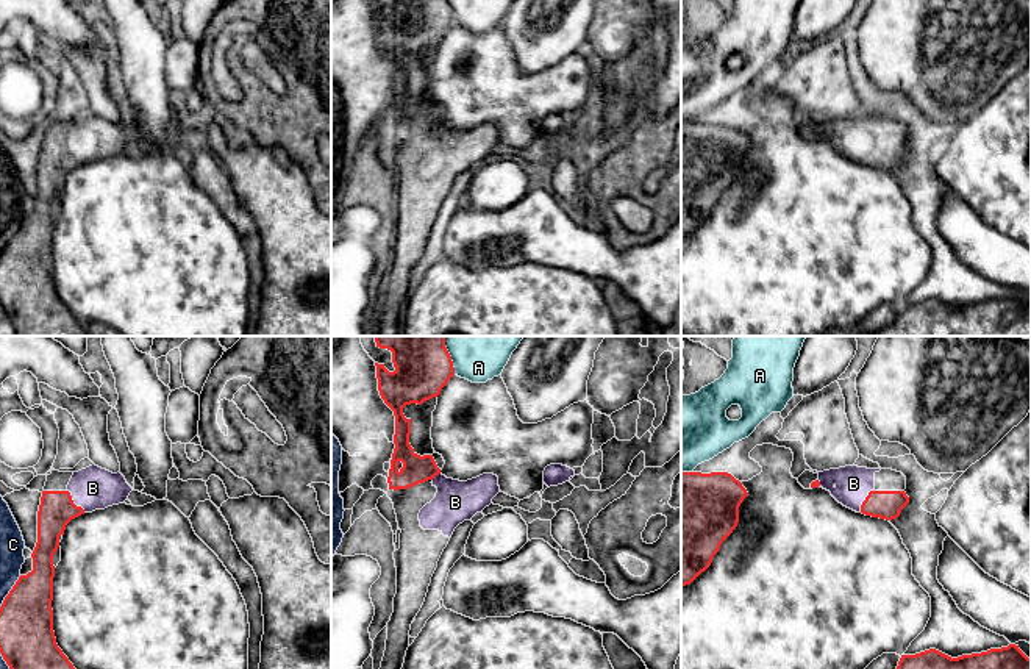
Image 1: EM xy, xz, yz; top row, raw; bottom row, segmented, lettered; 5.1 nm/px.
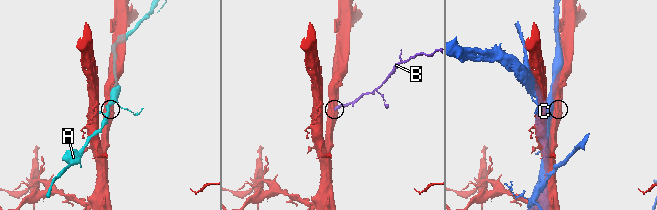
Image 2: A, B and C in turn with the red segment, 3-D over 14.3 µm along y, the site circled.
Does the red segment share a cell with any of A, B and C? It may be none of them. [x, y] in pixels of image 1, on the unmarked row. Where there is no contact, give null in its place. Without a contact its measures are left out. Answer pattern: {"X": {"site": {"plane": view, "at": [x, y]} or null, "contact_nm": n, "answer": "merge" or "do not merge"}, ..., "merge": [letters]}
{"A": {"site": {"plane": "xz", "at": [452, 13]}, "contact_nm": 130, "answer": "do not merge"}, "B": {"site": {"plane": "xy", "at": [72, 152]}, "contact_nm": 150, "answer": "merge"}, "C": {"site": {"plane": "xy", "at": [10, 241]}, "contact_nm": 200, "answer": "do not merge"}, "merge": ["B"]}

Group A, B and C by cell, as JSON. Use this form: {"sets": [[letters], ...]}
{"sets": [["A"], ["B"], ["C"]]}

